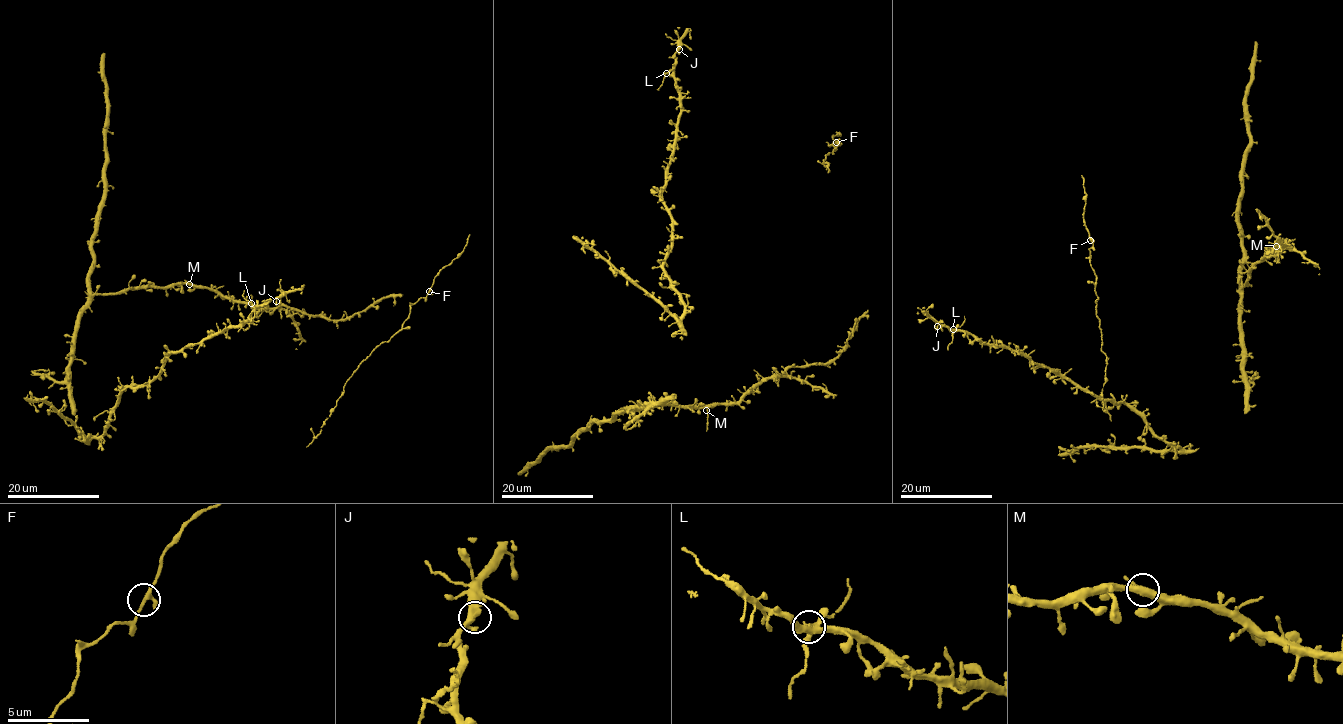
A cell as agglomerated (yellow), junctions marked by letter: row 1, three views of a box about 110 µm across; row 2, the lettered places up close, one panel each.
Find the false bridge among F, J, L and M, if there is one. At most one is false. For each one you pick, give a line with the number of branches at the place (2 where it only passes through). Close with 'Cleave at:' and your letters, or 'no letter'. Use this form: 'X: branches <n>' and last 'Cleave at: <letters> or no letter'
L: branches 3
Cleave at: L

